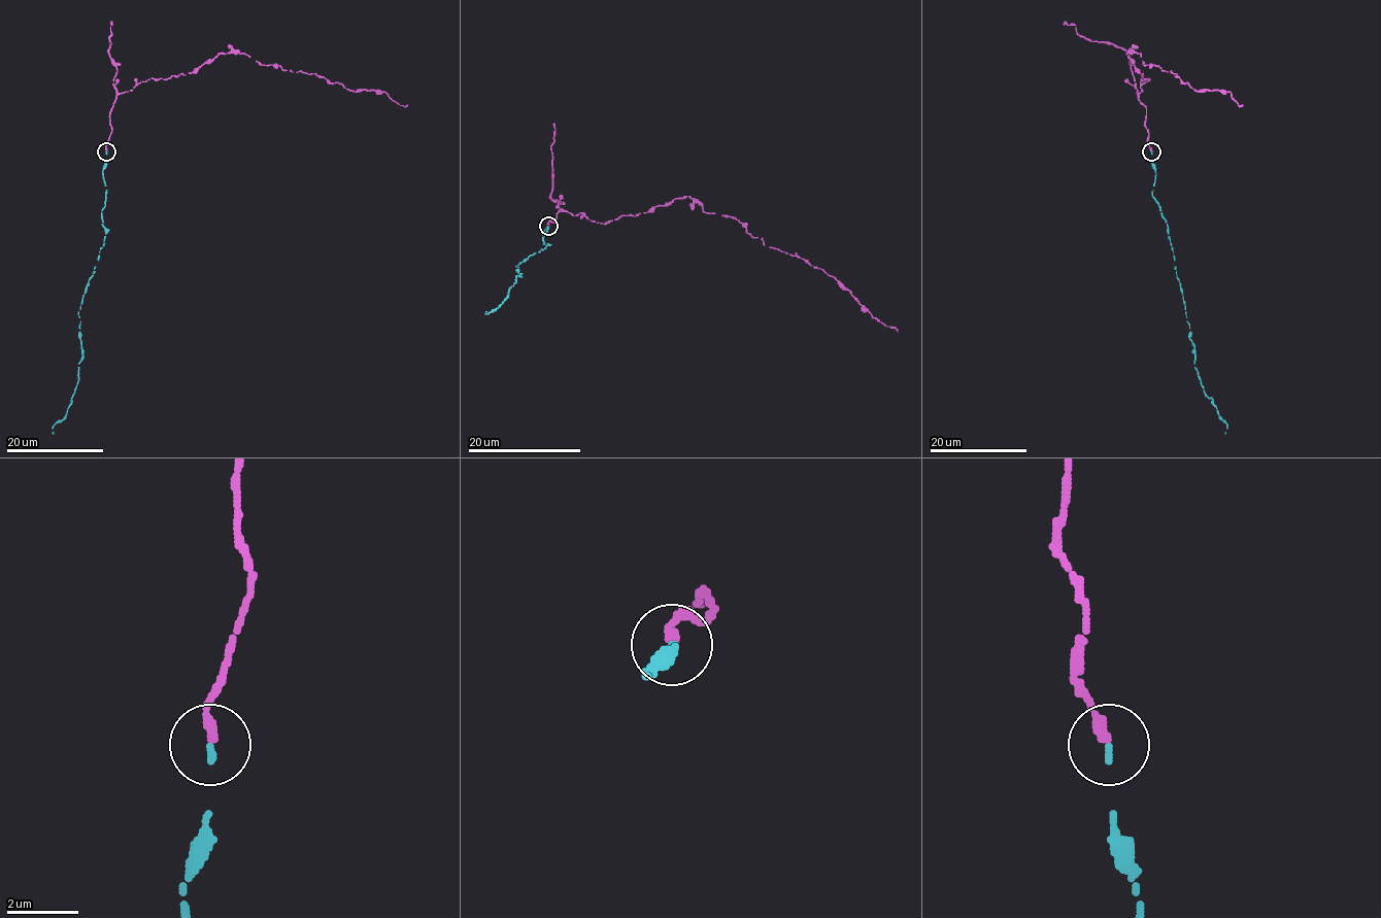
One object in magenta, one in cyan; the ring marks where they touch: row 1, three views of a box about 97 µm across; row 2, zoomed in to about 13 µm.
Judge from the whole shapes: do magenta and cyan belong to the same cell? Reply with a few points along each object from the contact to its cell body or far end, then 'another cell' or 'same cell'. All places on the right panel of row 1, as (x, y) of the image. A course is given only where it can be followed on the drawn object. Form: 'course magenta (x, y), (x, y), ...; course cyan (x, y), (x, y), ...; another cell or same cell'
course magenta (1152, 151), (1137, 95), (1149, 78), (1126, 53), (1242, 105); course cyan (1152, 151), (1155, 171), (1152, 196), (1167, 222), (1194, 347), (1194, 368), (1203, 390), (1226, 423), (1225, 434); same cell

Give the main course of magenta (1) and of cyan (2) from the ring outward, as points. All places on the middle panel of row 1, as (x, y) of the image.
1: (548, 226), (561, 209), (605, 224), (689, 197), (833, 275), (898, 331)
2: (548, 226), (542, 237), (547, 246), (515, 266), (519, 275), (515, 275), (507, 297), (489, 312), (486, 311)

